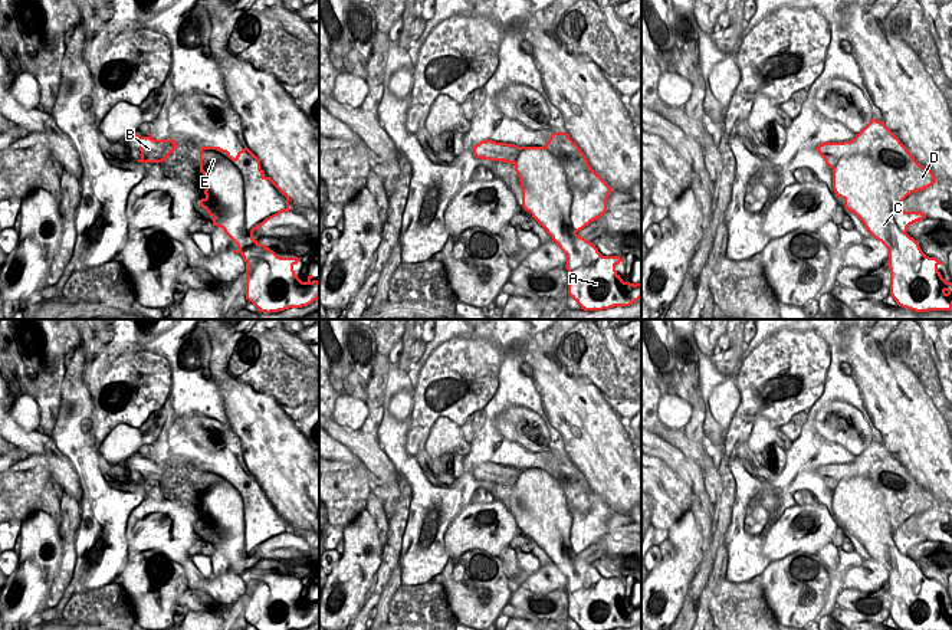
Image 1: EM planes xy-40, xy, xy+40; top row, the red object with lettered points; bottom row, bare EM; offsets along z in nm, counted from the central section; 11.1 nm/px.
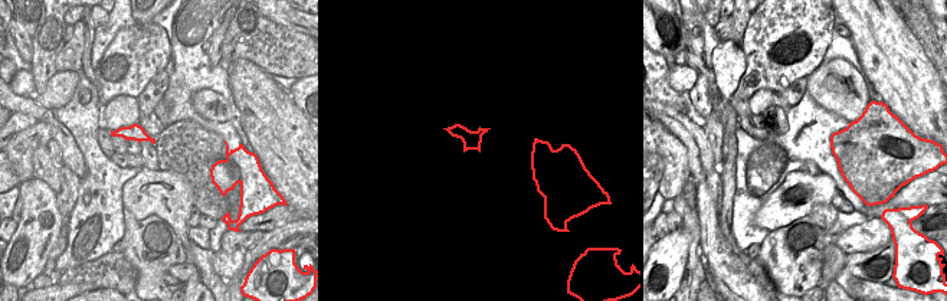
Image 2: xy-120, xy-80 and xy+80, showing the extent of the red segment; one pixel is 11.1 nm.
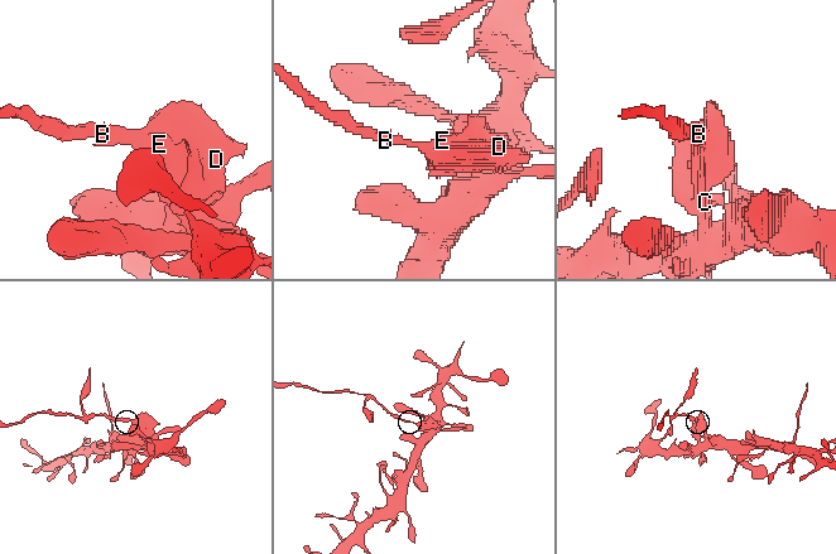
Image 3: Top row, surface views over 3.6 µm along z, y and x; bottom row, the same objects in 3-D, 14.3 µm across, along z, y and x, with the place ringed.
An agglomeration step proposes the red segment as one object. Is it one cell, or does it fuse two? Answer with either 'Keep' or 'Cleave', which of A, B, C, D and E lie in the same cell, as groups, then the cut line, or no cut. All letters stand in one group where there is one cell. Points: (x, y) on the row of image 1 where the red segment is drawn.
Cleave. Groups: A / B C D E. Split along xy+40 (905, 232), (888, 248)

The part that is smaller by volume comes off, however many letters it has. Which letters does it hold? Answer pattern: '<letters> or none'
B, C, D, E

